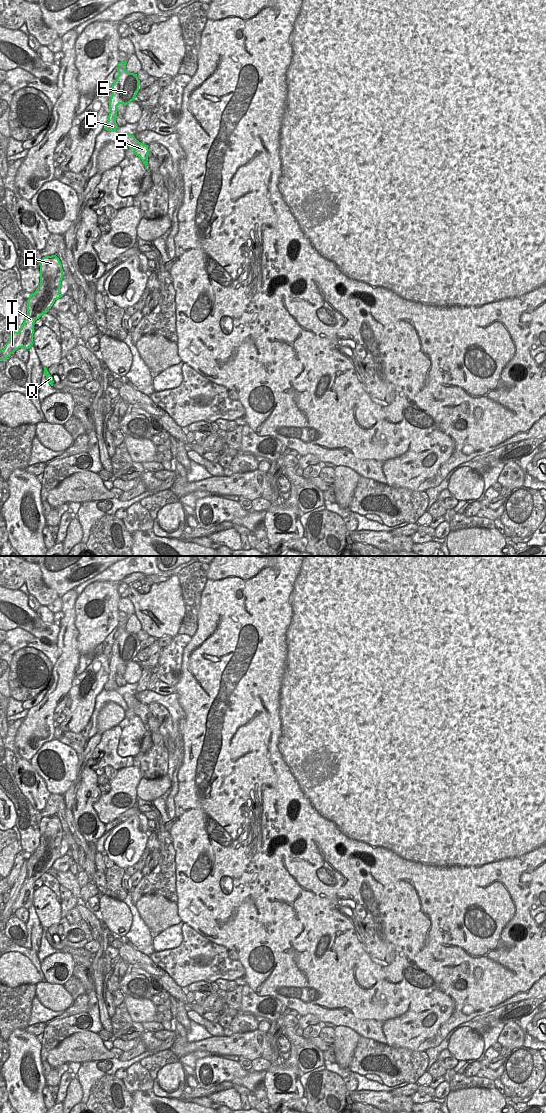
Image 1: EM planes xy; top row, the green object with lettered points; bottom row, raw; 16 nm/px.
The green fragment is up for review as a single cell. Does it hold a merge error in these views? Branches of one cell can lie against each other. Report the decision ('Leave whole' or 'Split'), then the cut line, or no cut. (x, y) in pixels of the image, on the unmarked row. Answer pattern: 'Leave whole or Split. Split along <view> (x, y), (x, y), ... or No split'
Leave whole. No split.

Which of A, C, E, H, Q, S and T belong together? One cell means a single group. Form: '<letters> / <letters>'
A C E H Q S T

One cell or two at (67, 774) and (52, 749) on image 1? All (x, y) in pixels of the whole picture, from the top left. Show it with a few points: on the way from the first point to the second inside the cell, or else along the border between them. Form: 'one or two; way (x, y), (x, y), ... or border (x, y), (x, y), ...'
one; way (64, 767), (63, 760), (59, 754)

